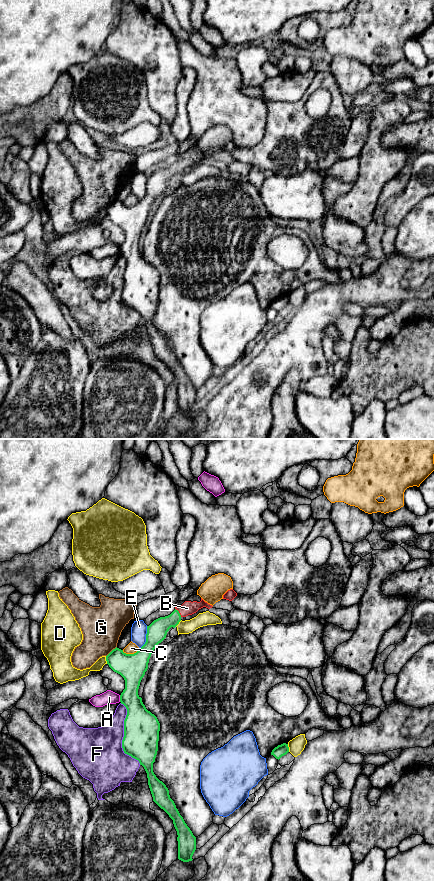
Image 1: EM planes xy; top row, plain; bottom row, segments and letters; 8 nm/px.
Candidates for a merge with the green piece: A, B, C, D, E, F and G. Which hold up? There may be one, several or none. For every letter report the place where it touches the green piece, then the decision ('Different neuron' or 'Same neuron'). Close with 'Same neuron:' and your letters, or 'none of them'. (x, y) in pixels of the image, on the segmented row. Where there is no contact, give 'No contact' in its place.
A: Touches green at xy (120, 698). Different neuron
B: Touches green at xy (178, 612). Same neuron
C: Touches green at xy (130, 654). Different neuron
D: Touches green at xy (106, 660). Different neuron
E: Touches green at xy (146, 637). Different neuron
F: Touches green at xy (124, 736). Different neuron
G: Touches green at xy (111, 651). Different neuron
Same neuron: B

